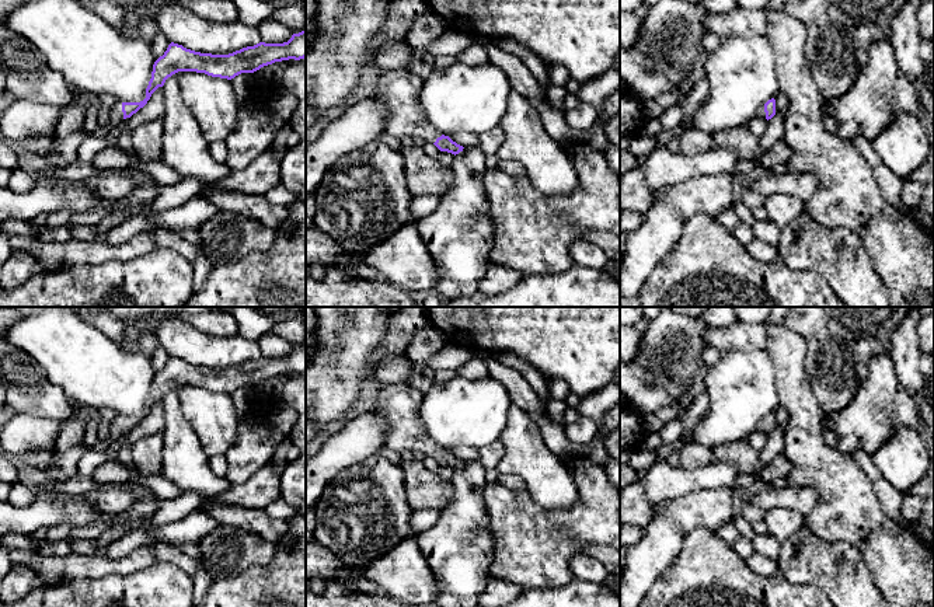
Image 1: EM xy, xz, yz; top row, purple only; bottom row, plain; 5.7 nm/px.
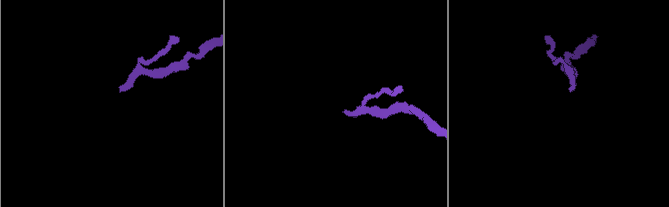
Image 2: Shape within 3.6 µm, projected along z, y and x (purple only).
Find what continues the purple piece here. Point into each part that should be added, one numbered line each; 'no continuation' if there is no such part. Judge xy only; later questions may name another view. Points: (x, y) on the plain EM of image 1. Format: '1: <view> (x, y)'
1: xy (115, 429)

